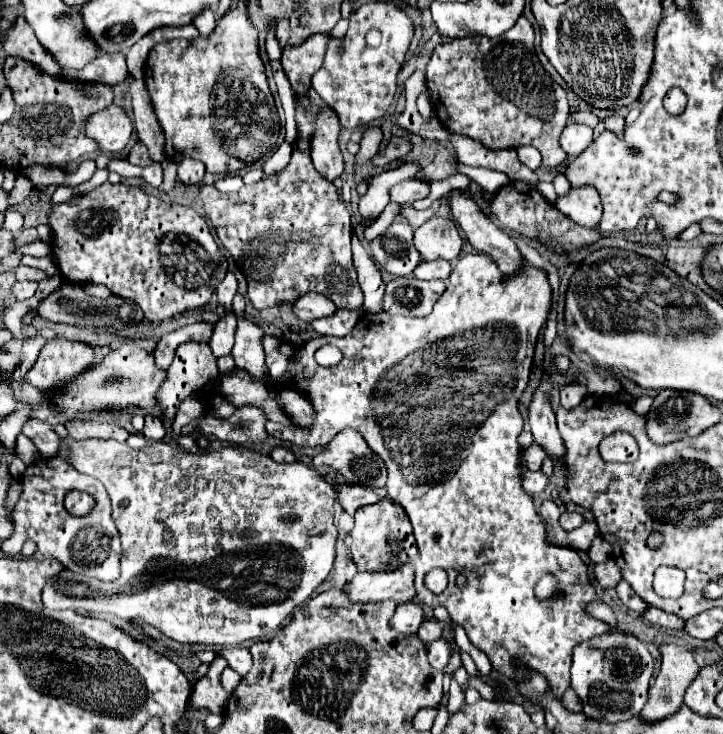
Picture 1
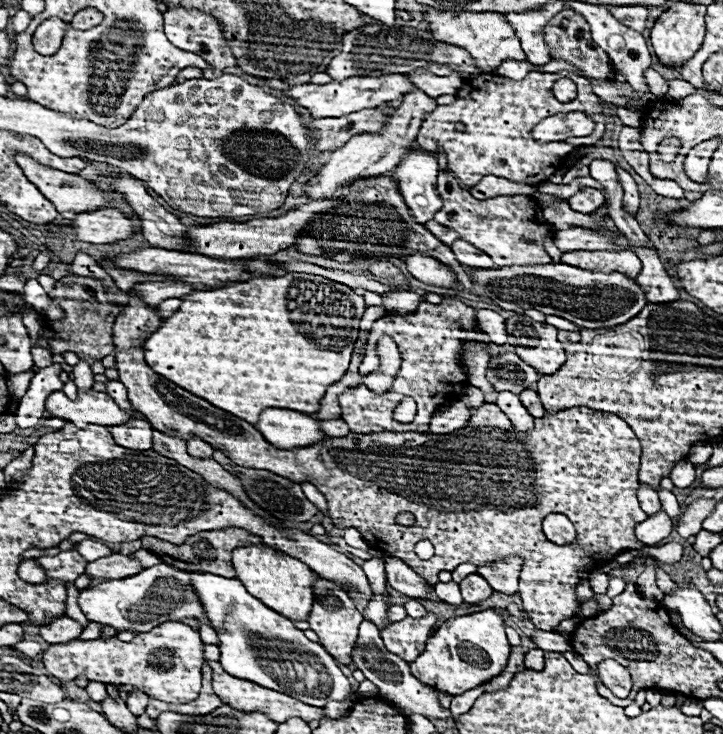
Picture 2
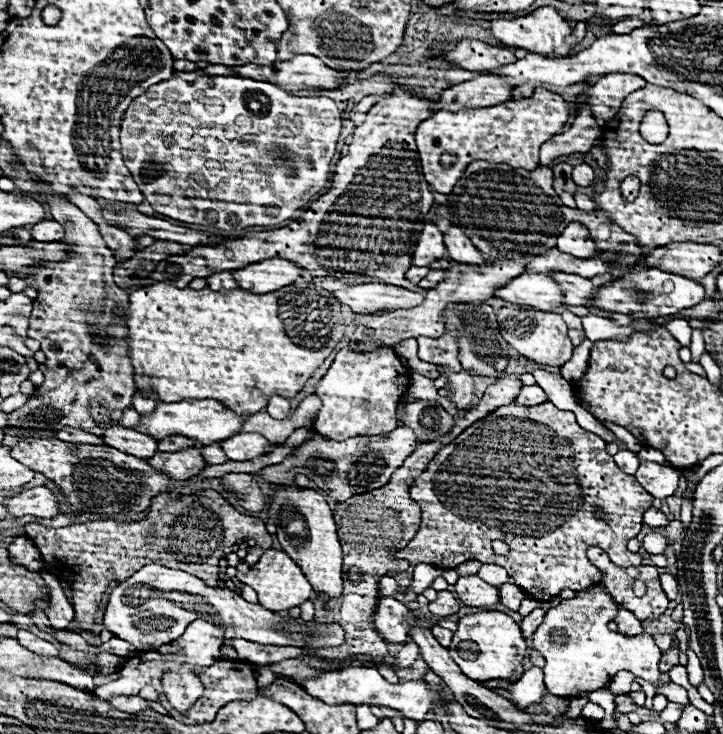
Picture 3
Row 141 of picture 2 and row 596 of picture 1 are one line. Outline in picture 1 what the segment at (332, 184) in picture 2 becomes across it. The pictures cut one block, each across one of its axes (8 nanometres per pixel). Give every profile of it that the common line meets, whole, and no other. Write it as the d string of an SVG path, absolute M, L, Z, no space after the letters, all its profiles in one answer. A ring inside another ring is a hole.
M406 562L390 572L358 572L352 578L346 594L354 602L410 602L416 598L414 566Z

